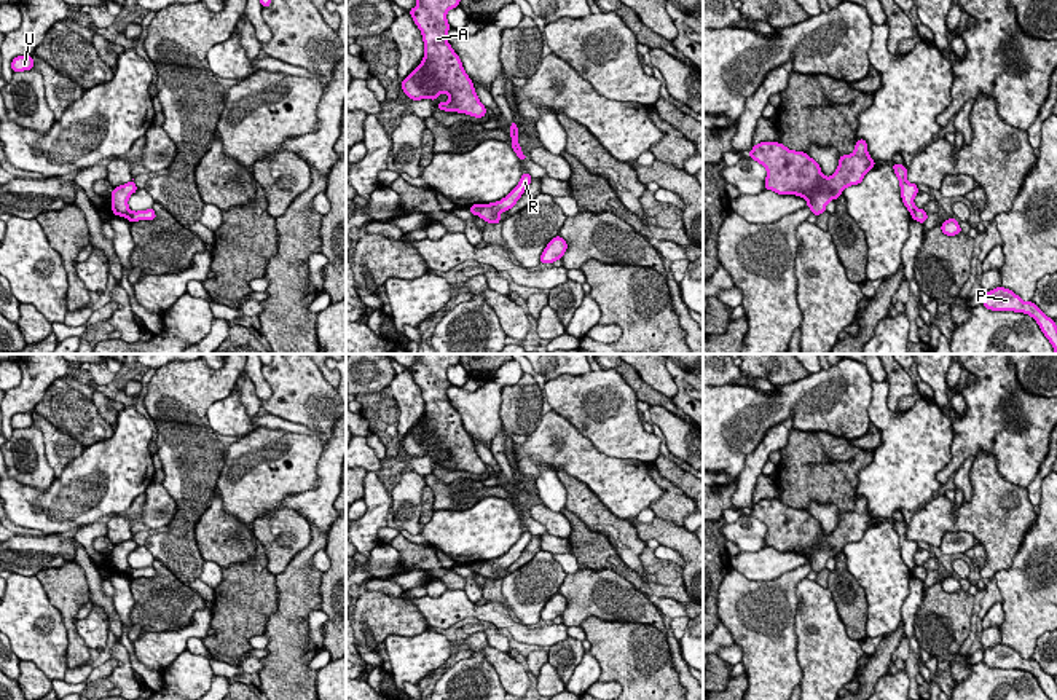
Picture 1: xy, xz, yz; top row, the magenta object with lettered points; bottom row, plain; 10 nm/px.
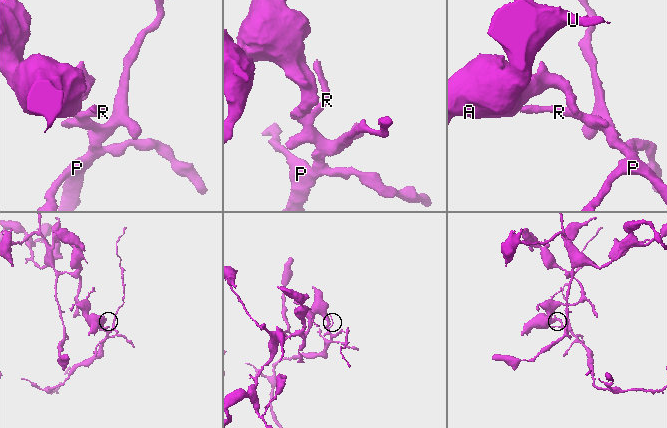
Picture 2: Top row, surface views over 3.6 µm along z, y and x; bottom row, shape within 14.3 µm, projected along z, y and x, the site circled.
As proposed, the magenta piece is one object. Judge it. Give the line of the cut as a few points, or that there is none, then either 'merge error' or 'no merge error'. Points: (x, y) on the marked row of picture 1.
cut xy (129, 211), (123, 216); merge error

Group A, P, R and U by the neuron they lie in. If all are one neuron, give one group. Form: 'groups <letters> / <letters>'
groups A U / P R

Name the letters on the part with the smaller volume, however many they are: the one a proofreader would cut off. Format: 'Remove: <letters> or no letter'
Remove: P, R

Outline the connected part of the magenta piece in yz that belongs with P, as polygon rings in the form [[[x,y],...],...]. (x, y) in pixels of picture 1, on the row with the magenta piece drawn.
[[[1000,285],[984,293],[982,305],[992,311],[1014,311],[1014,313],[1024,313],[1031,316],[1038,322],[1041,332],[1049,340],[1049,343],[1052,344],[1057,354],[1057,325],[1054,319],[1043,314],[1038,305],[1035,305],[1033,301],[1025,303],[1012,290]]]

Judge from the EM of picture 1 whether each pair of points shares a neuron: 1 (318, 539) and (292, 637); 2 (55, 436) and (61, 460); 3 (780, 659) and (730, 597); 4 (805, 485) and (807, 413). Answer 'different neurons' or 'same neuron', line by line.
1: same neuron
2: same neuron
3: same neuron
4: different neurons

